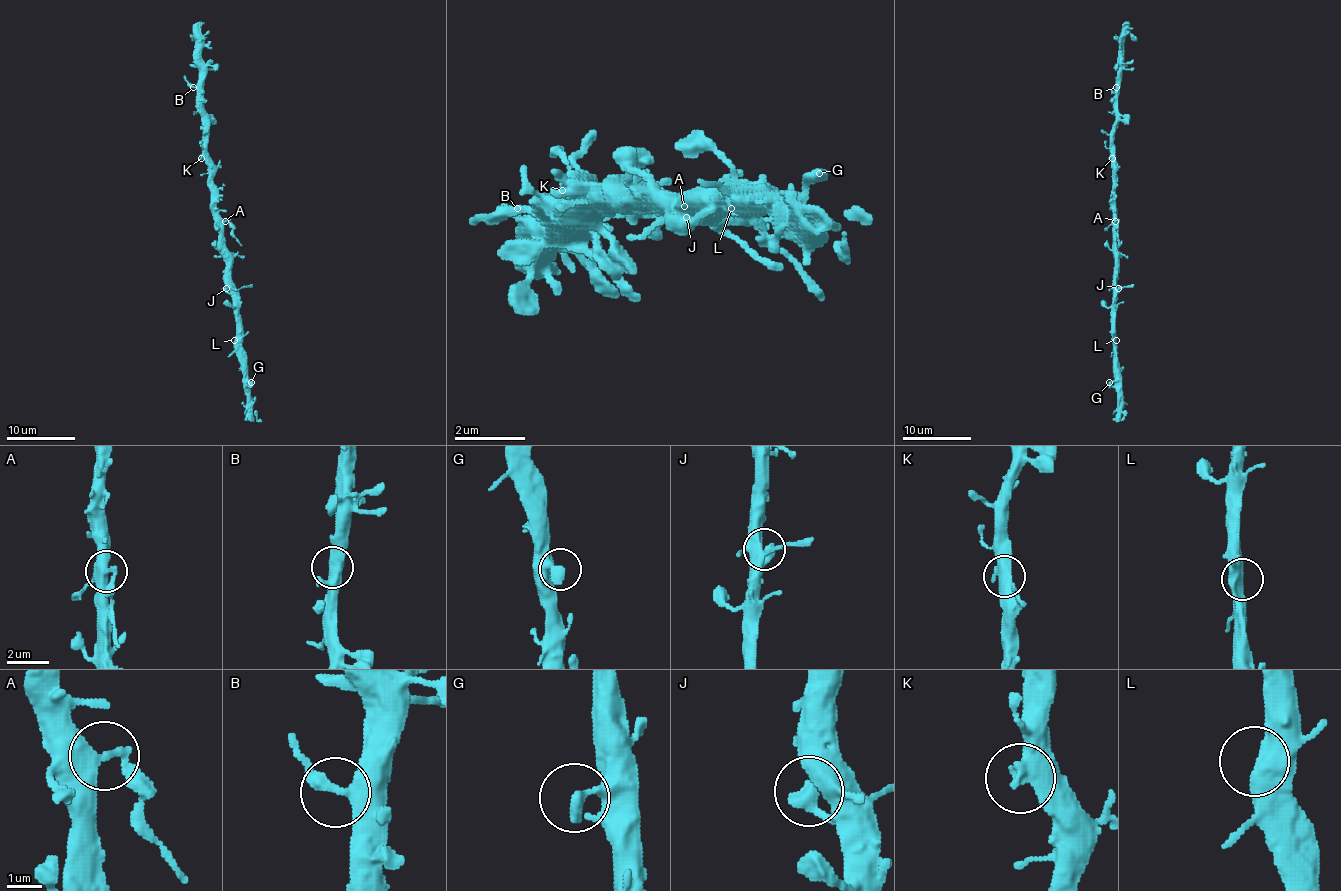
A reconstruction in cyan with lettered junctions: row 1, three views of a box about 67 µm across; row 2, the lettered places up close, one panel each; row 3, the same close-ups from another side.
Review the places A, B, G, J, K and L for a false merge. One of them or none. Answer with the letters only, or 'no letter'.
A

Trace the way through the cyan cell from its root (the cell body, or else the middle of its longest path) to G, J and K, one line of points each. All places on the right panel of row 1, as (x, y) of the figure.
G: (1112, 231), (1114, 379), (1109, 382)
J: (1112, 231), (1118, 288)
K: (1112, 231), (1112, 158)

